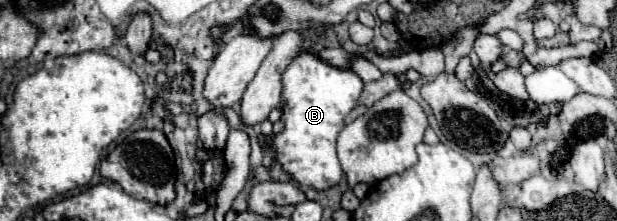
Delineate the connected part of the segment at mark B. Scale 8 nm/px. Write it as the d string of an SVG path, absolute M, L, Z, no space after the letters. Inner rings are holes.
M303 54L297 60L293 60L293 64L289 64L289 68L283 76L285 108L283 108L281 120L285 122L285 130L281 134L273 136L271 148L275 150L277 162L281 162L285 172L301 186L313 186L317 190L325 190L341 180L343 170L341 170L341 164L335 154L335 140L345 126L343 124L345 116L355 108L361 88L363 88L363 82L351 70L333 68L333 66L325 64L317 54Z

